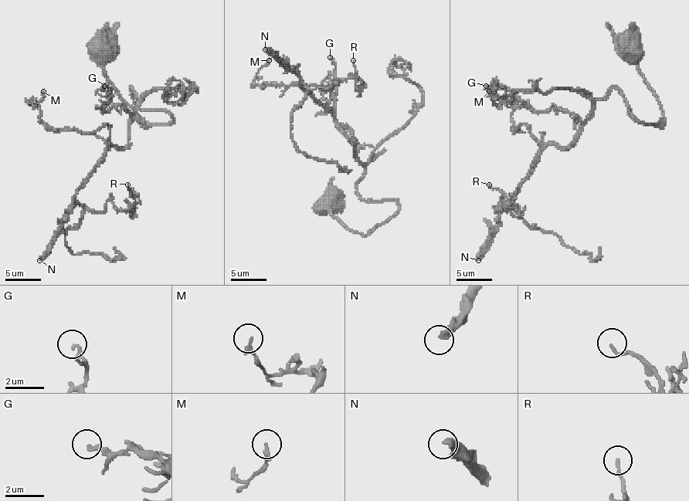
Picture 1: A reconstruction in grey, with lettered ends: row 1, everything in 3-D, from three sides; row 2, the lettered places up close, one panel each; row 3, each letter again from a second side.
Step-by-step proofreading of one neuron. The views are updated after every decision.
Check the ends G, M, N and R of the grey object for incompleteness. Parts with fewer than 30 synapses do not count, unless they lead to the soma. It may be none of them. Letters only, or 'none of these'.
N

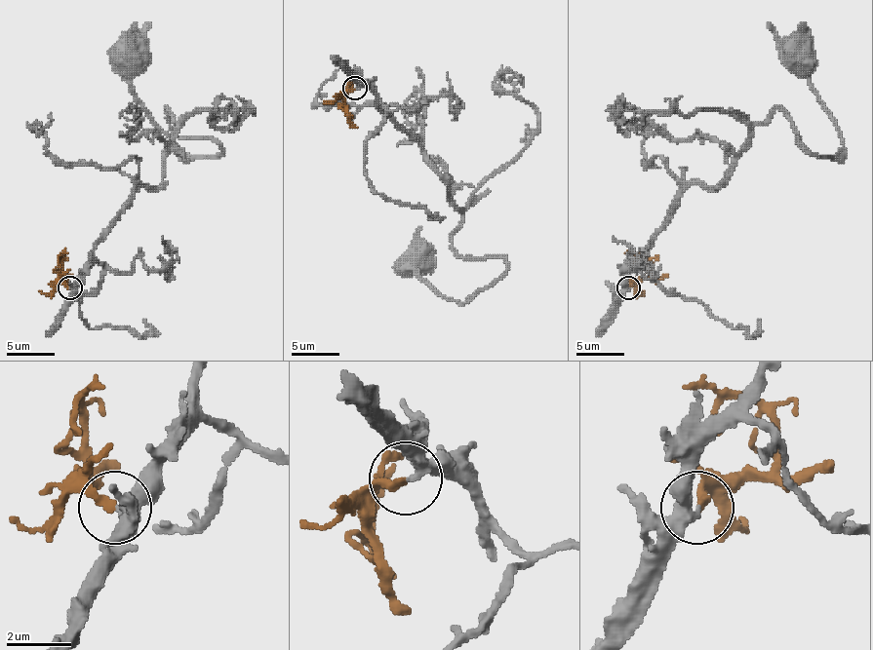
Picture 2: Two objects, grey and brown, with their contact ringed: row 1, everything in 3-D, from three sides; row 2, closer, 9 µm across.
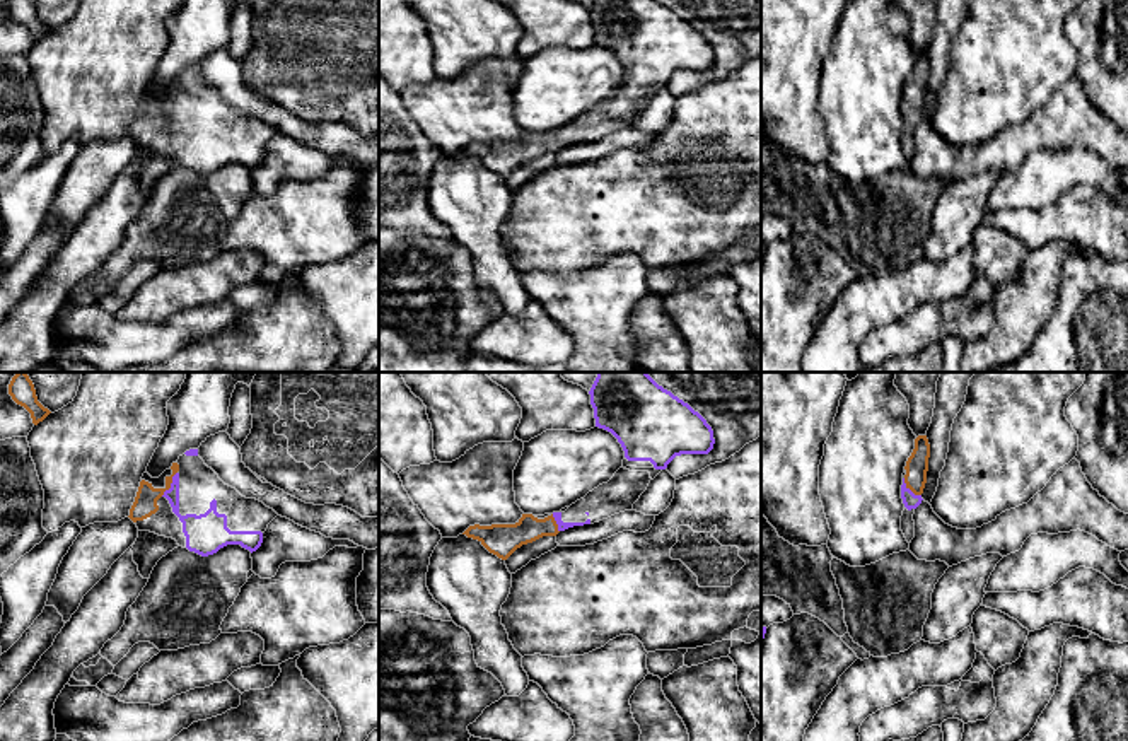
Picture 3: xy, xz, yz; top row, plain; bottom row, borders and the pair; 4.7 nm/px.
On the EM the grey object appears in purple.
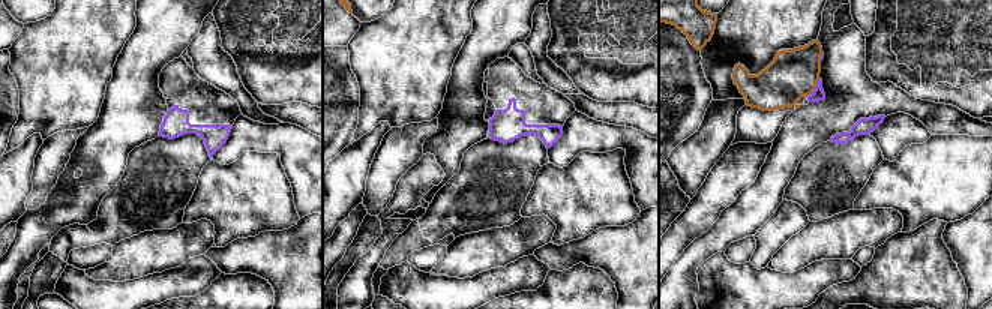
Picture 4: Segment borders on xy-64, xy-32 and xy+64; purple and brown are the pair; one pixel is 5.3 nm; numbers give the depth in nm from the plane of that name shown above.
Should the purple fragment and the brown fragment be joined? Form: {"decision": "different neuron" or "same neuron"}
{"decision": "same neuron"}

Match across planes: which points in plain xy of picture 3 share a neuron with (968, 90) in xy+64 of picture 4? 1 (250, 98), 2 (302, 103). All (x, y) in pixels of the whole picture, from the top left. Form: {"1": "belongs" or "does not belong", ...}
{"1": "does not belong", "2": "belongs"}

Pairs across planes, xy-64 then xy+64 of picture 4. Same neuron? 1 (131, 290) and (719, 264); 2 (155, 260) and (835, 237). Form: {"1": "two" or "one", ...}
{"1": "one", "2": "one"}

